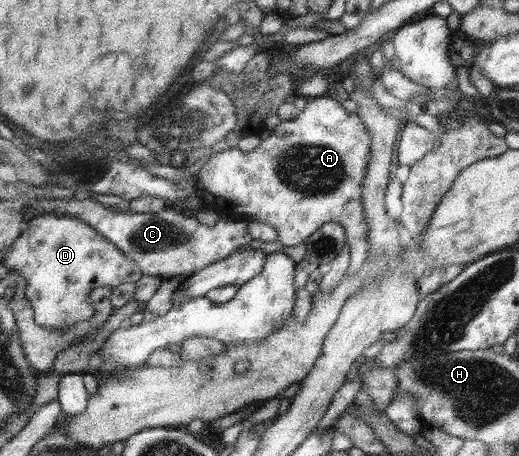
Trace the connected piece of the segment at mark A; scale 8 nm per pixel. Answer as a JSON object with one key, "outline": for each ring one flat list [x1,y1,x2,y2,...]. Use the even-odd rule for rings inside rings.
{"outline":[[324,95,311,97,306,99,306,103,303,109,290,120,279,121,275,125,272,136,261,140,259,145,251,151,245,152,238,149,236,146,218,153,210,155,209,160,201,166,200,171,196,172,197,180,194,184,194,188,201,200,204,200,204,206,207,211,213,211,221,218,243,218,250,221,259,222,261,224,267,224,267,226,273,228,277,233,277,242,283,245,283,248,294,247,299,243,306,241,306,239,319,227,327,222,335,222,339,224,344,230,344,236,349,251,348,267,346,268,346,274,353,274,357,272,366,260,367,256,367,225,365,225,365,218,363,218,363,209,361,209,361,184,363,184,363,178,365,178,365,170,367,170,367,162,369,162,370,151,370,136,367,129,363,126,363,123,359,120,356,113,347,113,340,105,340,101,332,99,332,96]]}

